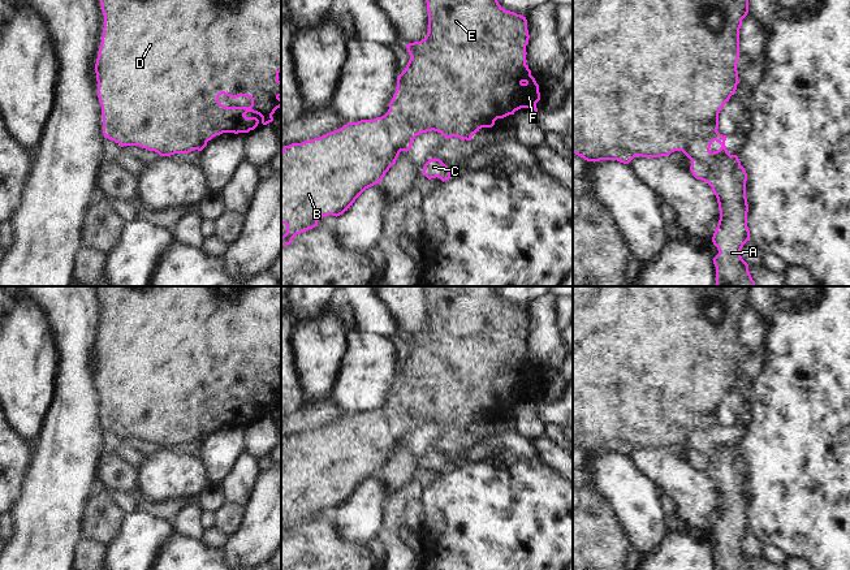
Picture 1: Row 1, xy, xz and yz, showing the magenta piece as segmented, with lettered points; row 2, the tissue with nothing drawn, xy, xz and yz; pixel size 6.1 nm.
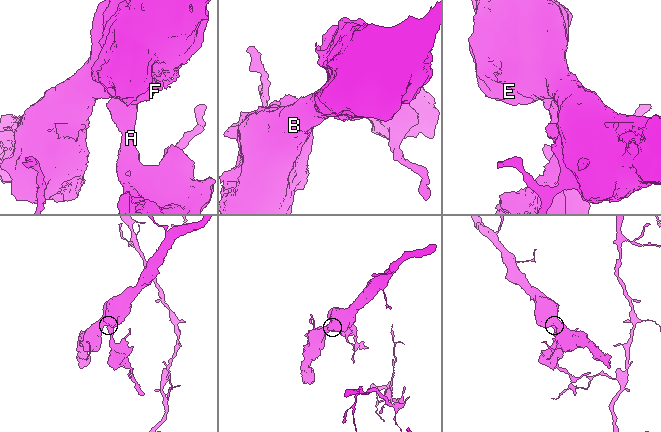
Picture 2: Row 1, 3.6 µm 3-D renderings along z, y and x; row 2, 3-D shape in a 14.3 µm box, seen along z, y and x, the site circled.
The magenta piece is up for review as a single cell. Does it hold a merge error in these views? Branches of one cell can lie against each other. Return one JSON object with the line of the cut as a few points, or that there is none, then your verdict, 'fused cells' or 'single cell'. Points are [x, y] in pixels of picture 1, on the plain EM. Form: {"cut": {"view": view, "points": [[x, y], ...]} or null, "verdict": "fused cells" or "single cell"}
{"cut": {"view": "yz", "points": [[716, 420], [706, 426], [694, 427], [682, 443]]}, "verdict": "fused cells"}

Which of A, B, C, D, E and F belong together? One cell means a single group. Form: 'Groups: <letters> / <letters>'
Groups: A C / B D E F

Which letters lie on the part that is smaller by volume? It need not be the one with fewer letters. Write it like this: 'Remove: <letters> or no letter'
Remove: A, C

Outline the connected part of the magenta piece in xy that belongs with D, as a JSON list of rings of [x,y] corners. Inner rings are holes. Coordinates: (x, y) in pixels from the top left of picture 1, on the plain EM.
[[[99,286],[104,319],[102,334],[95,355],[98,389],[102,397],[104,429],[115,432],[121,439],[139,437],[155,442],[160,448],[202,442],[207,433],[223,424],[249,424],[259,414],[267,416],[273,413],[272,406],[281,398],[281,286]],[[219,388],[247,388],[250,398],[224,398]]]

